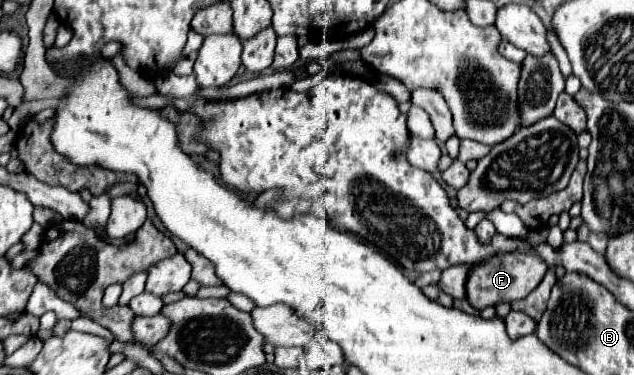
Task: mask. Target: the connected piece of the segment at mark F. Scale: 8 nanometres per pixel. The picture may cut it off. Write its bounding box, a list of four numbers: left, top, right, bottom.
[467,251,547,309]

